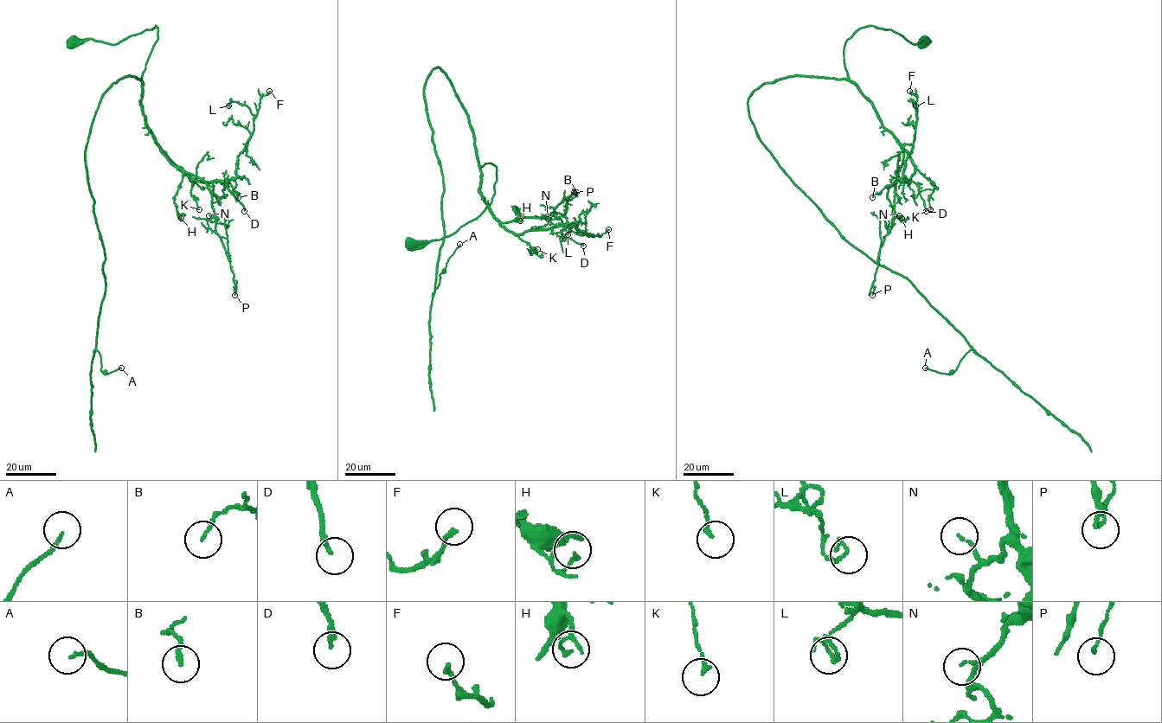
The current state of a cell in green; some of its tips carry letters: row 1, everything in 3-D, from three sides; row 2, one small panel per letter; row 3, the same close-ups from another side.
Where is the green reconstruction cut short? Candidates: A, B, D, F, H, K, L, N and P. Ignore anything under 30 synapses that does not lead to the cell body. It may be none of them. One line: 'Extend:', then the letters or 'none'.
Extend: none

